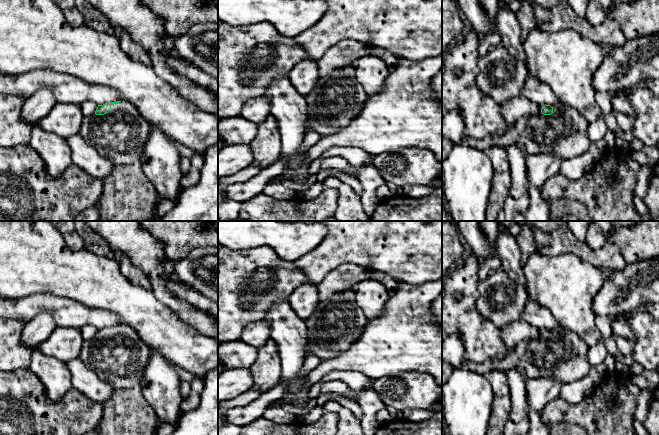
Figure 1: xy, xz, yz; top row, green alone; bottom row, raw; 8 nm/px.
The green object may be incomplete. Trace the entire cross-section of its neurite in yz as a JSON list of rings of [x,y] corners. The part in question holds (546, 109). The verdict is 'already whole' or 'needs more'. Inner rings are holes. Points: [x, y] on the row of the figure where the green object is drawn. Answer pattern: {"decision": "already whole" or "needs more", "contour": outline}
{"decision": "needs more", "contour": [[[544,105],[539,114],[521,117],[508,124],[502,135],[490,135],[482,140],[467,137],[464,142],[470,147],[486,151],[491,147],[506,149],[510,145],[520,145],[527,154],[553,153],[562,161],[586,153],[591,145],[588,136],[589,122],[575,109]]]}

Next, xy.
{"decision": "needs more", "contour": [[[117,101],[98,105],[94,115],[84,117],[78,135],[114,166],[130,165],[140,162],[150,128],[151,125],[134,105],[128,101]]]}

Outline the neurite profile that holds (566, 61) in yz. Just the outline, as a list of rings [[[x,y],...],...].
[[[536,27],[523,42],[523,49],[529,76],[546,83],[553,90],[558,102],[577,110],[589,123],[601,115],[593,85],[594,74],[604,59],[601,45],[573,29],[543,31]]]

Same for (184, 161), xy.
[[[180,157],[180,171],[184,175],[189,171],[190,159],[187,157]]]

